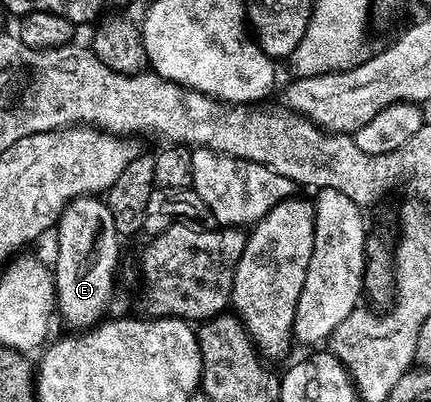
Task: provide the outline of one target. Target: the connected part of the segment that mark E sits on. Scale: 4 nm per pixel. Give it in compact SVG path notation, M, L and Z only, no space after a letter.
M99 196L75 198L59 217L59 247L55 250L53 273L57 291L57 314L75 332L86 332L104 321L115 294L115 273L119 270L121 235L113 224L113 212Z

